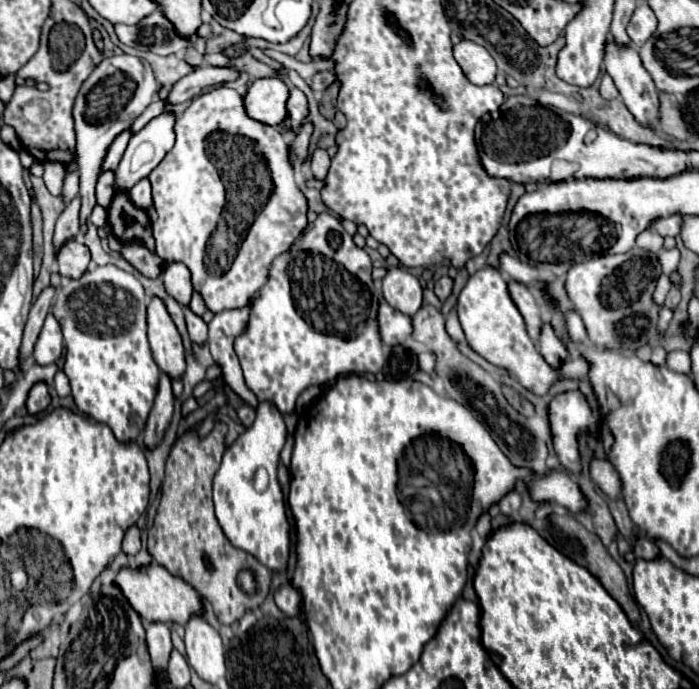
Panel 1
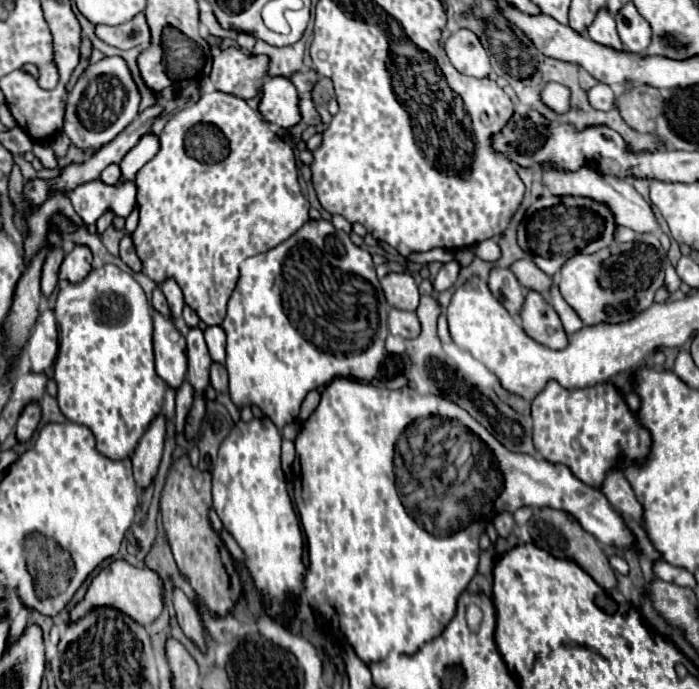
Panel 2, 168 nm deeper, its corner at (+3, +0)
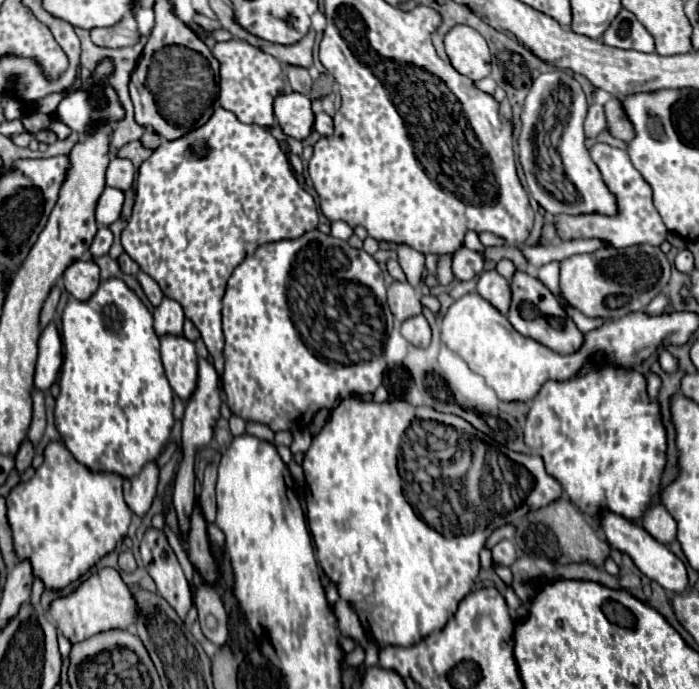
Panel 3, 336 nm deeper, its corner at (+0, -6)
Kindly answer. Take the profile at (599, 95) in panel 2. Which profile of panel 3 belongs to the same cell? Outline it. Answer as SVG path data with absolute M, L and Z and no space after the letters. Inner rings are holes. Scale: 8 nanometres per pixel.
M592 104L588 108L588 116L586 116L586 122L584 122L584 132L586 136L594 138L598 136L604 128L606 128L606 114L604 114L604 106L602 104Z

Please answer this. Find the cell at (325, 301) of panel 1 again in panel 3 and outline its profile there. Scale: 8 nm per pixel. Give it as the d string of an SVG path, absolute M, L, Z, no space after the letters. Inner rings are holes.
M320 230L306 232L304 236L296 240L280 240L280 242L264 244L252 256L246 256L246 260L232 272L228 280L226 296L222 298L222 324L224 324L224 338L226 338L224 390L228 396L228 408L236 416L244 420L252 420L252 422L262 422L276 432L278 430L294 432L296 428L308 426L320 408L330 408L340 392L350 392L350 394L374 392L378 386L382 385L384 374L386 374L387 365L382 356L382 348L384 348L384 336L386 336L386 322L392 324L392 320L394 316L386 304L386 286L384 286L380 266L364 250L356 250L348 242L332 238L330 234L322 234ZM302 338L310 338L310 350L306 348Z

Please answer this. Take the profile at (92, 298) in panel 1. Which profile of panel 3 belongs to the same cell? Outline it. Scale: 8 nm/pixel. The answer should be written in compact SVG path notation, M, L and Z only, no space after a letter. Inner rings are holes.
M108 278L104 280L98 290L84 302L76 300L76 298L68 298L68 304L64 308L62 314L62 346L64 346L64 364L60 370L60 394L56 398L56 410L54 410L54 420L56 420L56 428L66 444L66 448L72 452L72 456L84 464L86 468L94 470L94 472L118 472L124 478L136 476L142 466L150 460L156 460L162 452L162 448L166 446L166 440L170 438L170 430L174 426L174 416L172 416L172 388L166 380L162 362L160 362L160 340L158 334L154 332L154 324L152 324L152 314L150 310L142 304L142 300L136 296L136 292L132 288L128 288L128 284L120 278Z

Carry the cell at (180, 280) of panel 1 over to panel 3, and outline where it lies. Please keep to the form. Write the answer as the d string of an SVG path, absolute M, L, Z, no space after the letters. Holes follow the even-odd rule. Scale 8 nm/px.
M164 298L162 304L154 310L154 330L156 330L156 334L158 336L164 336L164 334L180 336L182 324L184 324L182 306L172 298Z

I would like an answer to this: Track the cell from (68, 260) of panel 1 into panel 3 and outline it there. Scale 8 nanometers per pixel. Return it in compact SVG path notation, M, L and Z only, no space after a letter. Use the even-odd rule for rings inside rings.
M76 260L64 272L64 288L76 300L88 300L96 292L98 280L100 270L92 260Z

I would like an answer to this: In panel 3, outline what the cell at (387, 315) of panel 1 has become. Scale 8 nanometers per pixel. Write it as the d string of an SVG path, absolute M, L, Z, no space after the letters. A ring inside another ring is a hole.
M422 314L404 320L400 326L400 334L414 346L426 348L426 344L430 344L430 326Z

